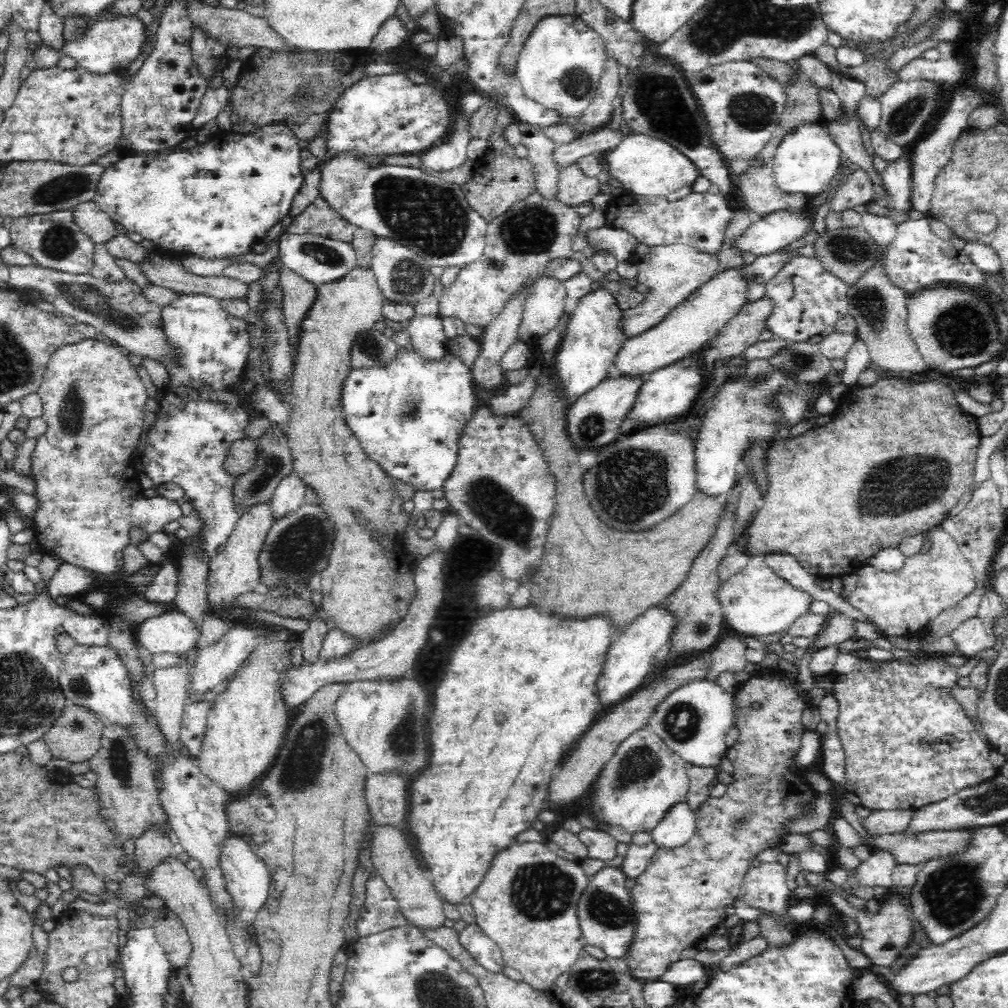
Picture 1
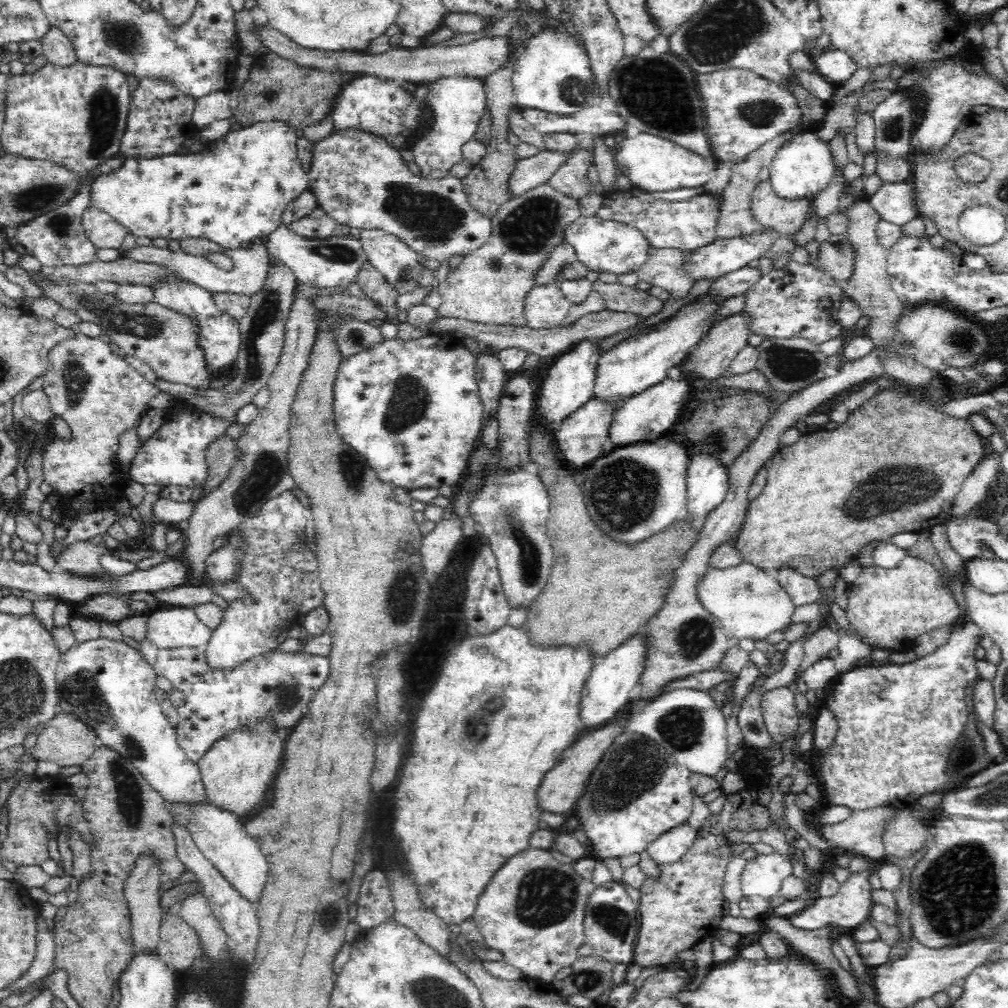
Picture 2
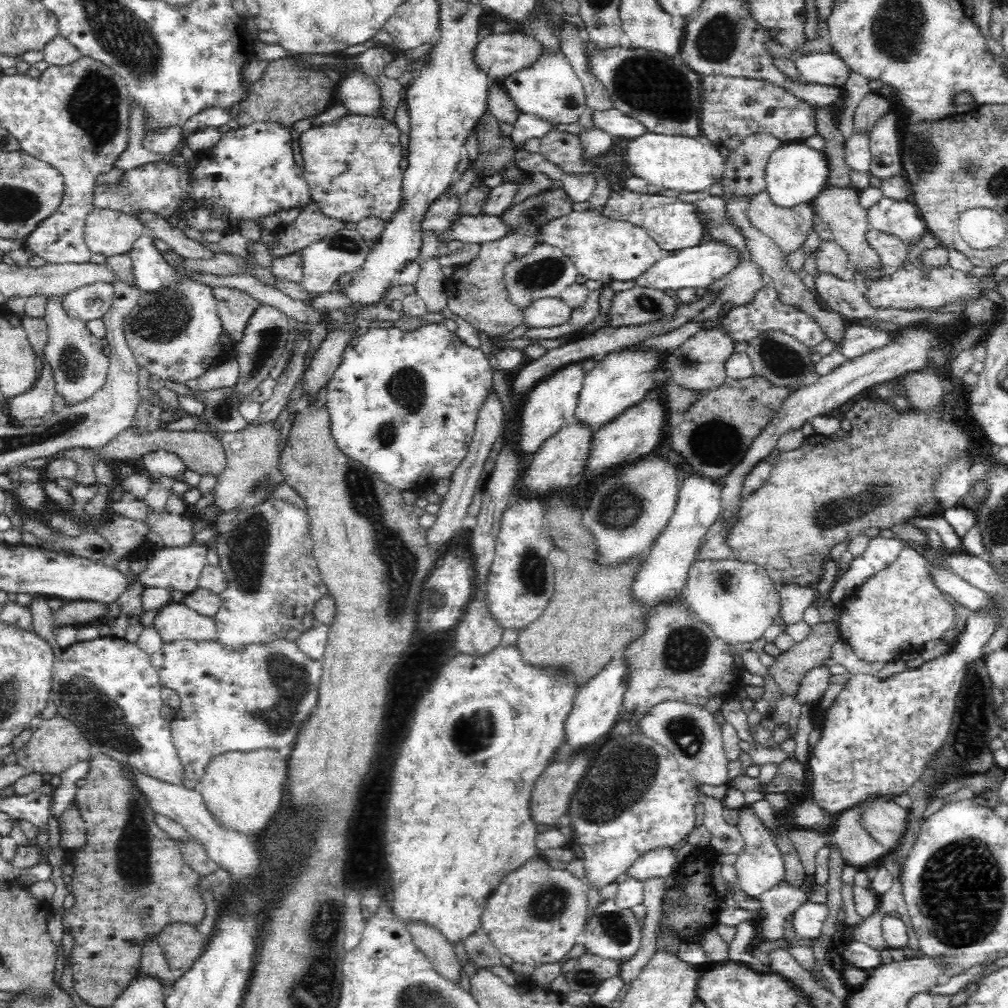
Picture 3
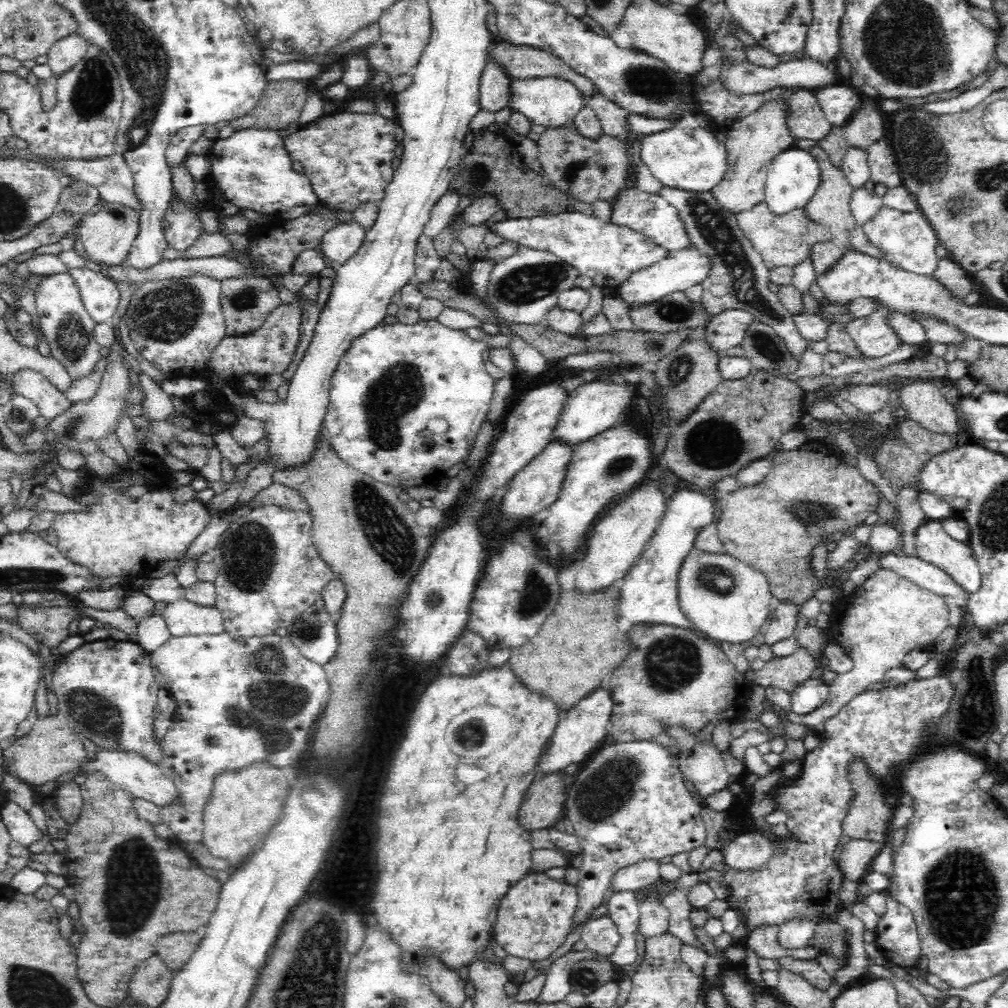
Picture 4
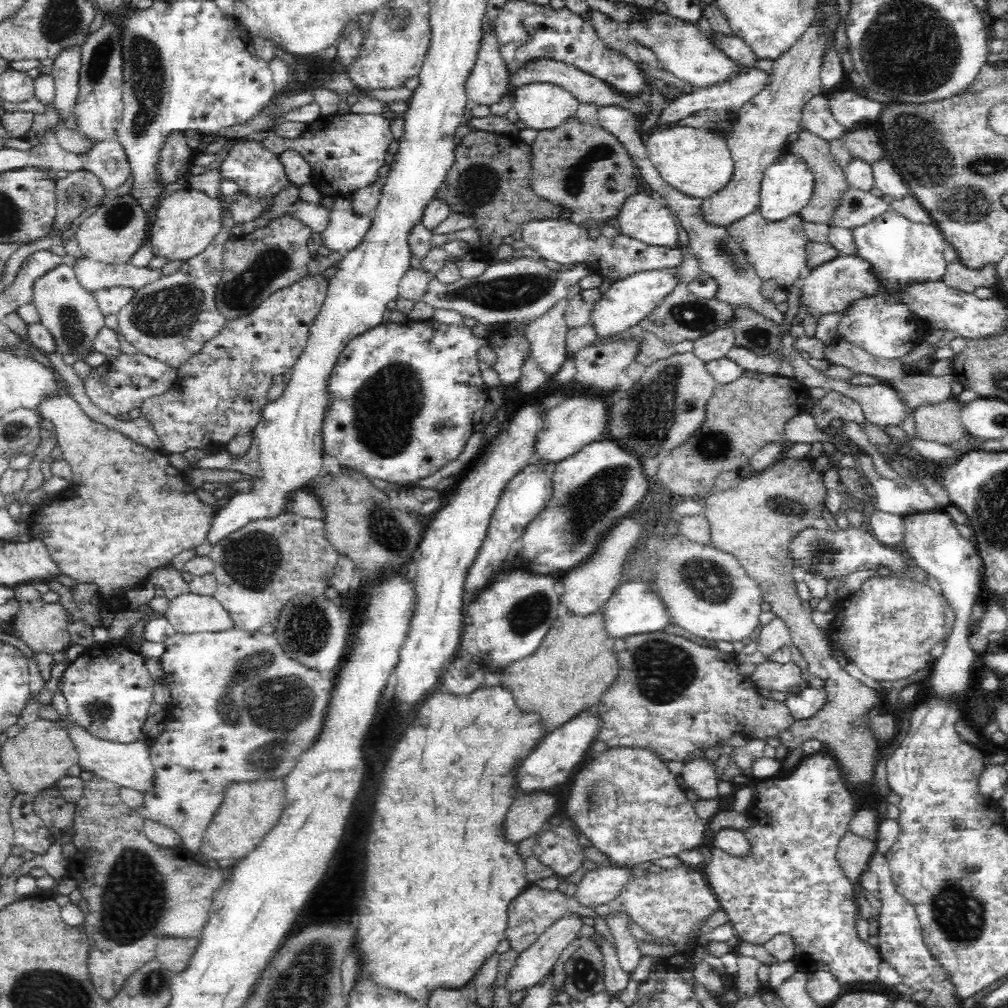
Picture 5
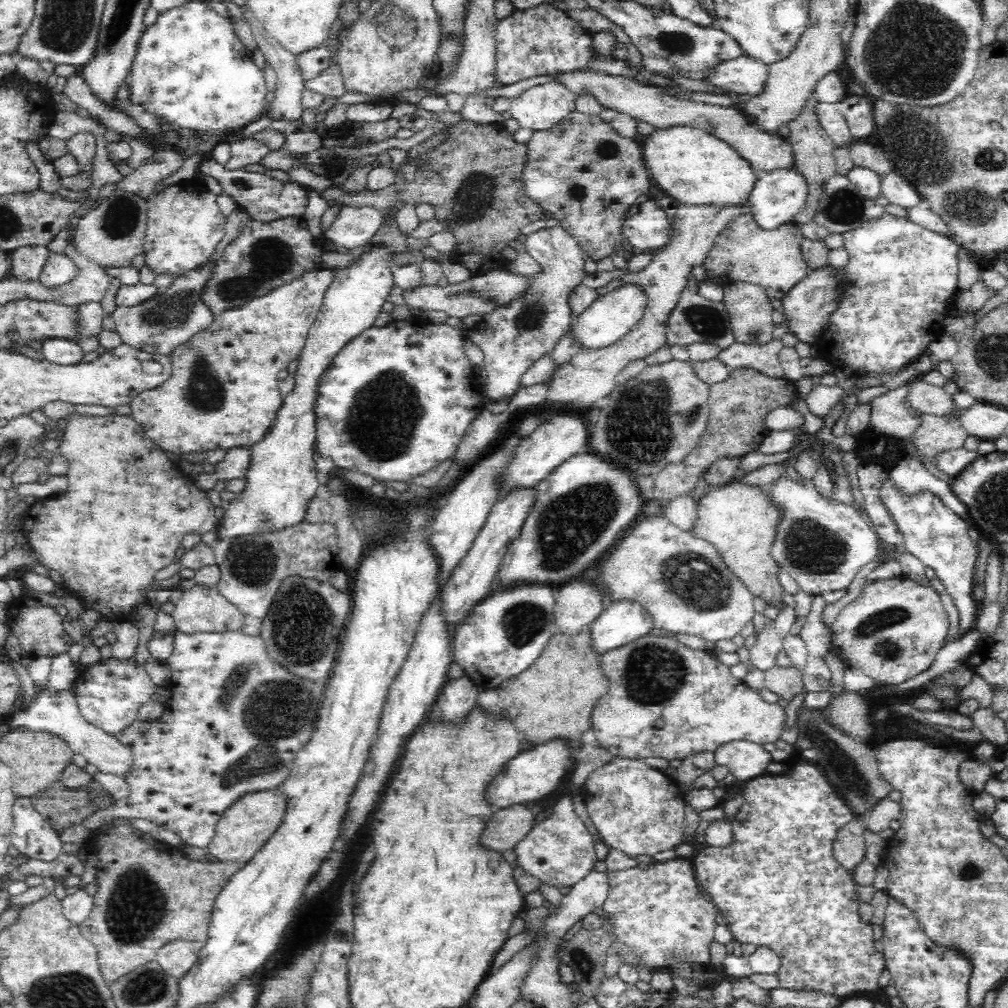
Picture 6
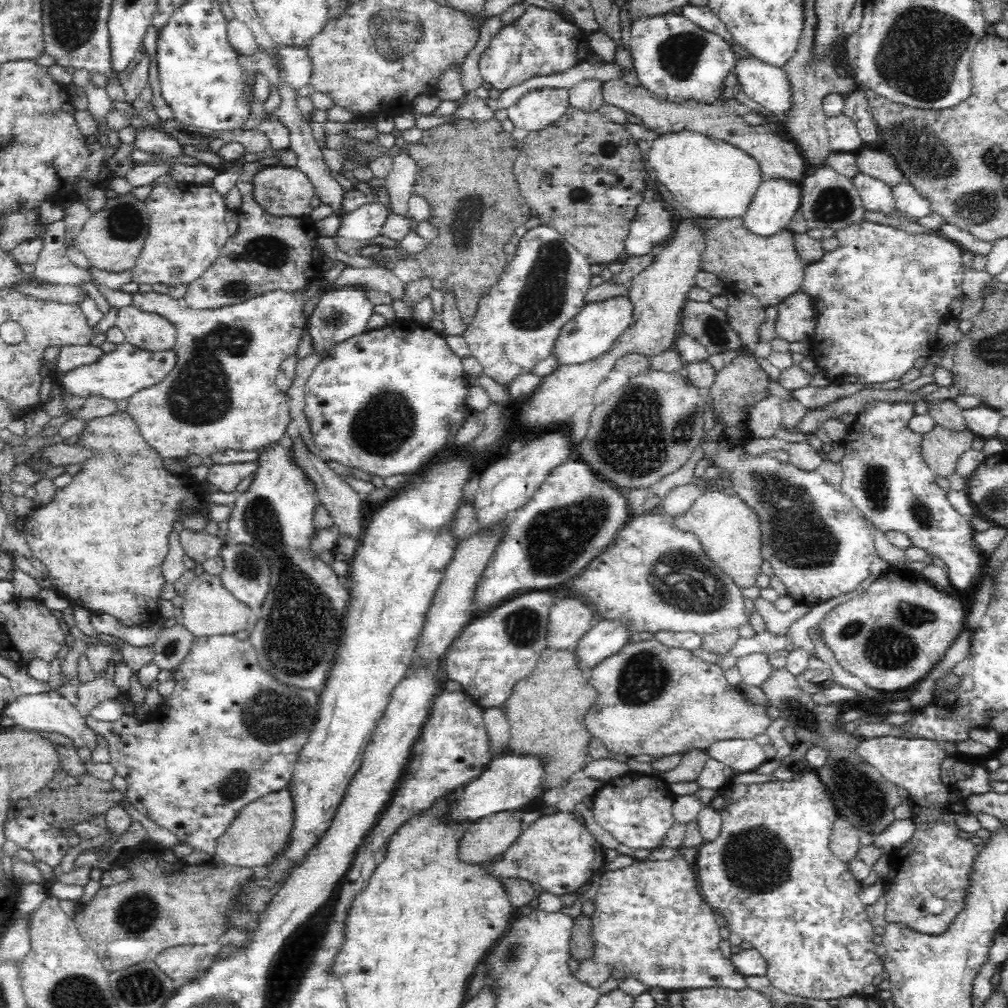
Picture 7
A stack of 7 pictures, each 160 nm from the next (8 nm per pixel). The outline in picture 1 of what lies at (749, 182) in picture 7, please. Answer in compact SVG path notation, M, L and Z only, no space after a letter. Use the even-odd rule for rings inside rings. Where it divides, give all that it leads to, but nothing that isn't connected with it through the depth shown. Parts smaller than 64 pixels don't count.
M626 132L622 140L602 157L612 178L616 178L626 192L638 196L667 197L680 188L693 185L701 175L700 169L682 151L644 133Z

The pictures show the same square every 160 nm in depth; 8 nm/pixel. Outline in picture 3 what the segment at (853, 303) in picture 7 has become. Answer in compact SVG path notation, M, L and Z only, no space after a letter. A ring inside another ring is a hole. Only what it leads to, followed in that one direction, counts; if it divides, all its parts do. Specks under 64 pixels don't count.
M882 198L867 211L867 218L869 230L898 238L906 250L916 246L927 231L917 206L911 200L893 202ZM852 323L845 332L840 352L850 359L860 358L874 350L880 350L892 342L890 332L881 332L874 327Z

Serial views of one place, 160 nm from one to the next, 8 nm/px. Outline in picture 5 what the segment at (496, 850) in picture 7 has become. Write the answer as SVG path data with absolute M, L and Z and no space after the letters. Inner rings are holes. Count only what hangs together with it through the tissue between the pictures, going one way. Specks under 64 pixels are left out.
M537 791L524 797L516 796L510 812L504 818L504 828L501 830L503 840L517 844L538 834L542 825L547 823L557 810L555 797L546 791Z

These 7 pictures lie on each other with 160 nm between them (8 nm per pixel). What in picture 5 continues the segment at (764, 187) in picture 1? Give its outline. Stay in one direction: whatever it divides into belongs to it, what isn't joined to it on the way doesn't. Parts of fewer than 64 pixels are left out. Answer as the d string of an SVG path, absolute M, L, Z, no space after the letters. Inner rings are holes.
M756 210L728 226L726 235L740 247L748 265L762 282L772 280L778 290L788 291L807 267L805 247L809 238L805 234L804 224L799 215L790 216L778 223L766 223L760 211Z

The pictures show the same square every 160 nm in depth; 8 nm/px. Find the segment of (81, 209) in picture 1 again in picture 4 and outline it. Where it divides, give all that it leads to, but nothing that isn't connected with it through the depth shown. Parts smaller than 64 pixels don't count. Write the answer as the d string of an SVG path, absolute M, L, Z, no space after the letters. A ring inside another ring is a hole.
M105 203L88 214L80 223L77 244L83 255L94 265L103 262L108 266L123 265L127 261L135 238L139 234L139 213L134 207L118 203Z

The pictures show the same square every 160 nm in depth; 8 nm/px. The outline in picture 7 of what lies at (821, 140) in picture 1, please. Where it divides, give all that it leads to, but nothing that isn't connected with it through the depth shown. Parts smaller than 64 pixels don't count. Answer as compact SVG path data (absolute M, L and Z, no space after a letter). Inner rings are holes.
M764 179L757 194L741 217L748 233L770 238L787 230L799 212L800 186L786 180Z

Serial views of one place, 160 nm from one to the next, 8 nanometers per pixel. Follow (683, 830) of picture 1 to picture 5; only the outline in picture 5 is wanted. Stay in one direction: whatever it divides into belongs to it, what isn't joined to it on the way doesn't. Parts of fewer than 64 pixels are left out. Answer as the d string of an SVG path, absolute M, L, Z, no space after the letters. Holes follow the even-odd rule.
M612 866L597 867L582 876L573 896L584 908L602 906L609 903L619 893L630 872L625 868Z

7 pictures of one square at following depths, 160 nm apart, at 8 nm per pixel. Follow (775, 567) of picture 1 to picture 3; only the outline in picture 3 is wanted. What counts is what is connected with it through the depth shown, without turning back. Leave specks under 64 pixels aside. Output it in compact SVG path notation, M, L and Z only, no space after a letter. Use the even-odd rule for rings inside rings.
M784 584L778 589L780 608L777 622L784 631L788 626L800 622L804 611L815 600L814 587Z

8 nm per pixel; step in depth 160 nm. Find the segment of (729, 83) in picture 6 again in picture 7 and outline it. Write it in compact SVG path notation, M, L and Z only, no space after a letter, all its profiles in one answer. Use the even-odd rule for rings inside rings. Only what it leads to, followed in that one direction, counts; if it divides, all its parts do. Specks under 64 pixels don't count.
M748 57L737 60L734 73L748 98L768 110L776 122L786 122L788 110L794 106L794 95L782 67Z

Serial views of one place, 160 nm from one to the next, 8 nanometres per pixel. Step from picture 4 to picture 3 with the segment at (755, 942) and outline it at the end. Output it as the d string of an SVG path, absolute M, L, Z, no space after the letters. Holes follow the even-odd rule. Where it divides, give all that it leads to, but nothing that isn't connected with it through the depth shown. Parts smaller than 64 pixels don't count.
M785 879L757 896L760 902L760 934L766 941L782 939L786 918L807 901L807 893L792 886Z

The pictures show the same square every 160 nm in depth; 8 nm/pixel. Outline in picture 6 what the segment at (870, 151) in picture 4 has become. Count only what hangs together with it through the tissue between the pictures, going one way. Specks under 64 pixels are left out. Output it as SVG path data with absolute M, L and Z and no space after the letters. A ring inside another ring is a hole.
M895 171L882 176L882 195L894 206L910 211L921 204L921 197L912 184Z

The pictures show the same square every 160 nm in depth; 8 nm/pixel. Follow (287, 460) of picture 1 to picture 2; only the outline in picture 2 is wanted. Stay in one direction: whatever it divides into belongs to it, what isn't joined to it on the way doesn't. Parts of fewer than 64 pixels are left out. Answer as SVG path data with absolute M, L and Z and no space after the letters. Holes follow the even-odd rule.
M296 281L294 306L285 327L284 346L278 364L267 382L269 402L264 408L258 409L258 416L235 439L235 459L230 472L210 494L199 499L188 518L188 529L182 531L186 545L183 558L190 565L193 584L201 584L201 580L206 577L205 560L215 551L212 542L217 536L227 536L242 519L254 516L265 502L295 487L287 463L291 404L319 334L313 319L316 310L309 300L314 295L323 295L328 291L308 288Z

